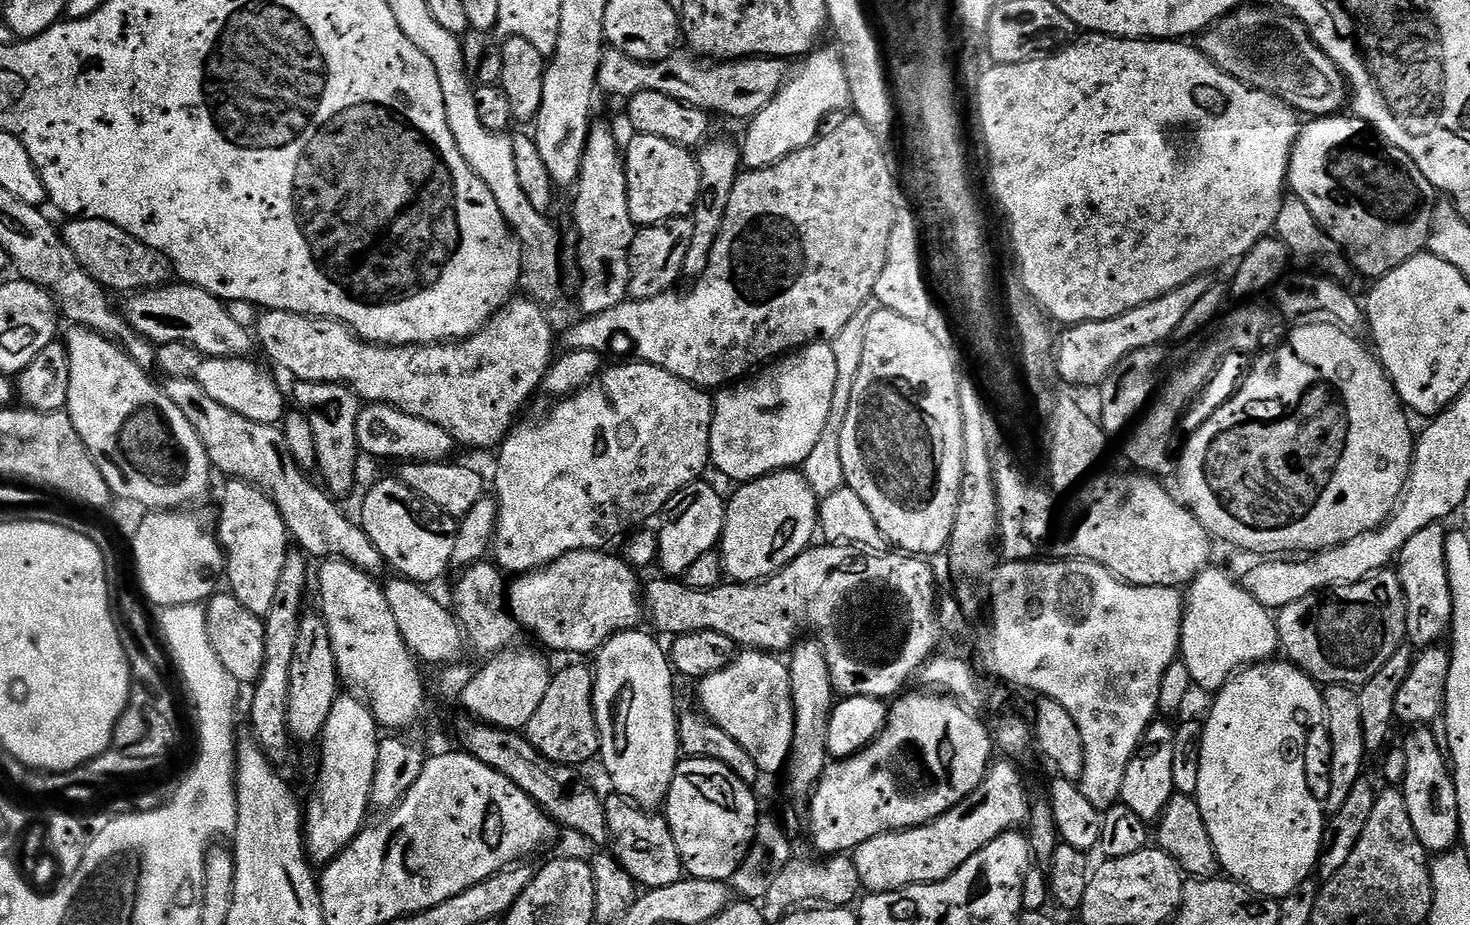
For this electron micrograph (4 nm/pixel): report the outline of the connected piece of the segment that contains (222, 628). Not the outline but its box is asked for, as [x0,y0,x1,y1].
[204,590,266,685]

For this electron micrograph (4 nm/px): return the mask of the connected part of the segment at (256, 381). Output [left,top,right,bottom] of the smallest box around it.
[195,356,286,425]

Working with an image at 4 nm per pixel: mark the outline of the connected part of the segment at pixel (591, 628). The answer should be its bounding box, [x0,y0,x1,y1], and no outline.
[506,550,642,654]

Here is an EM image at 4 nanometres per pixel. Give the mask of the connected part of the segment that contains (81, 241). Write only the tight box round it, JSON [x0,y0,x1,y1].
[62,218,165,294]

